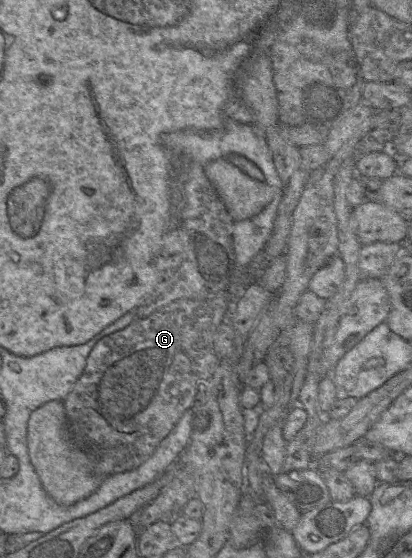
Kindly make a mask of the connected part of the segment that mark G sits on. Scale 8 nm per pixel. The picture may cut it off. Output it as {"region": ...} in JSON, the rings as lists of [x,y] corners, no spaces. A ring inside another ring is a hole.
{"region":[[[228,291],[207,299],[178,299],[148,317],[100,339],[91,350],[83,373],[63,399],[67,439],[92,460],[94,473],[107,477],[139,467],[171,432],[186,410],[192,408],[197,381],[209,378],[221,358],[213,348],[215,332],[226,320],[234,299]]]}

